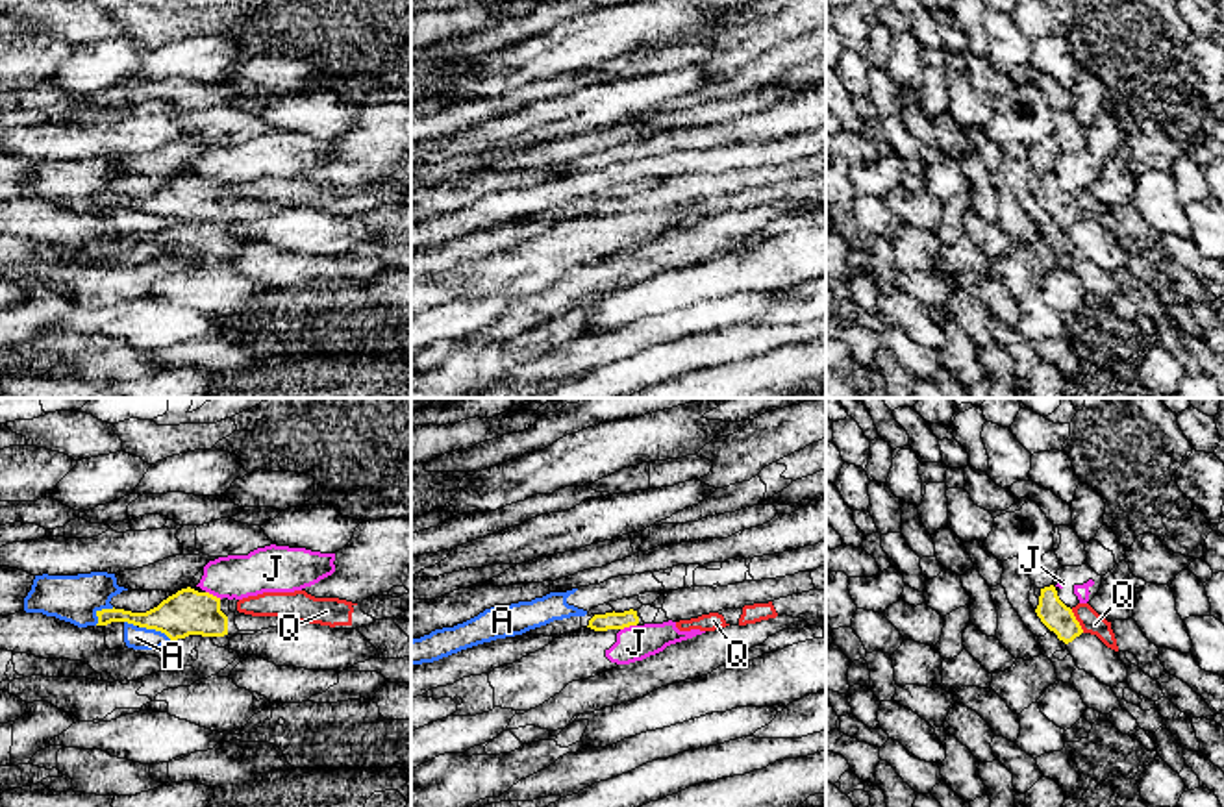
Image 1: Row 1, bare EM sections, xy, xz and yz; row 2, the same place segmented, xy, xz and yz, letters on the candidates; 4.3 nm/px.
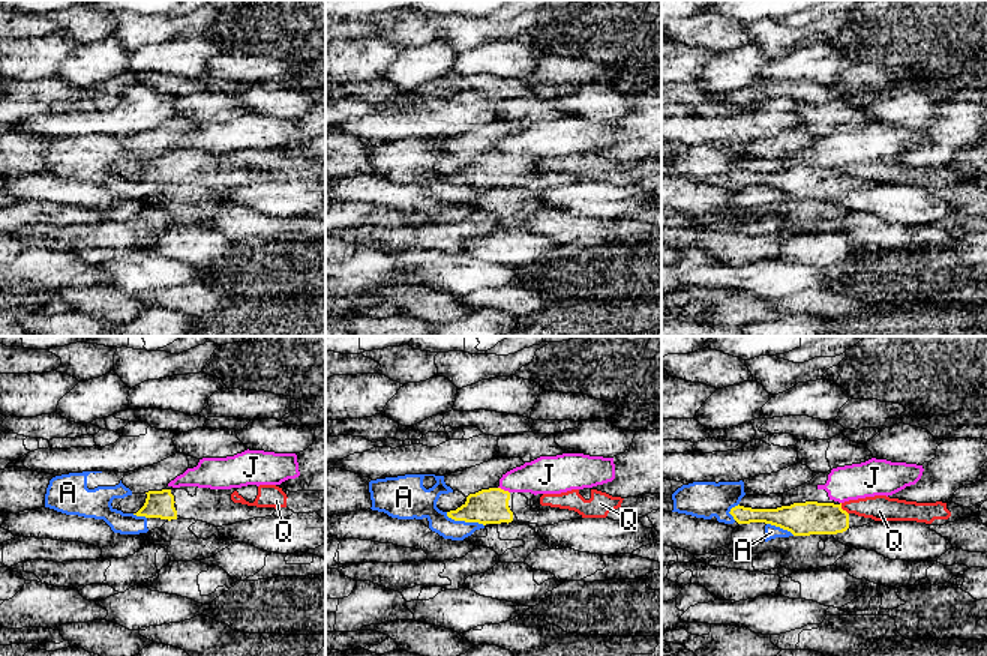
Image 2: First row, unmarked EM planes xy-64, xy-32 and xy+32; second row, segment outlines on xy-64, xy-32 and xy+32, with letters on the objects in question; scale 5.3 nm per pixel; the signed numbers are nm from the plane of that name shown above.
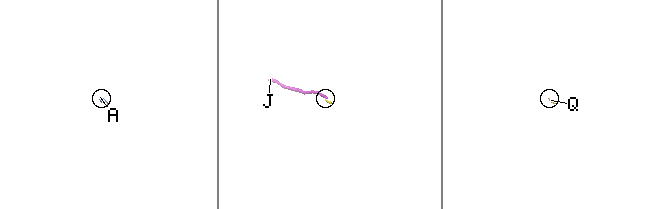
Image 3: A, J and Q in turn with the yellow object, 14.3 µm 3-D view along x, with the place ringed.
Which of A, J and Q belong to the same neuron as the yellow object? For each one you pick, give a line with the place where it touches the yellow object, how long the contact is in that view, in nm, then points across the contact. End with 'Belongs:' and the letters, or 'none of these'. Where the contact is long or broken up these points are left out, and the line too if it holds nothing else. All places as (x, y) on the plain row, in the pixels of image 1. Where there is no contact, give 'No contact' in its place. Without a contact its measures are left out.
Belongs: none of these

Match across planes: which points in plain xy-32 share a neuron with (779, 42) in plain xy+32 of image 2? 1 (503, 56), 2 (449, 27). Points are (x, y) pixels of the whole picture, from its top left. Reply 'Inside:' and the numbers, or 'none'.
Inside: 2

